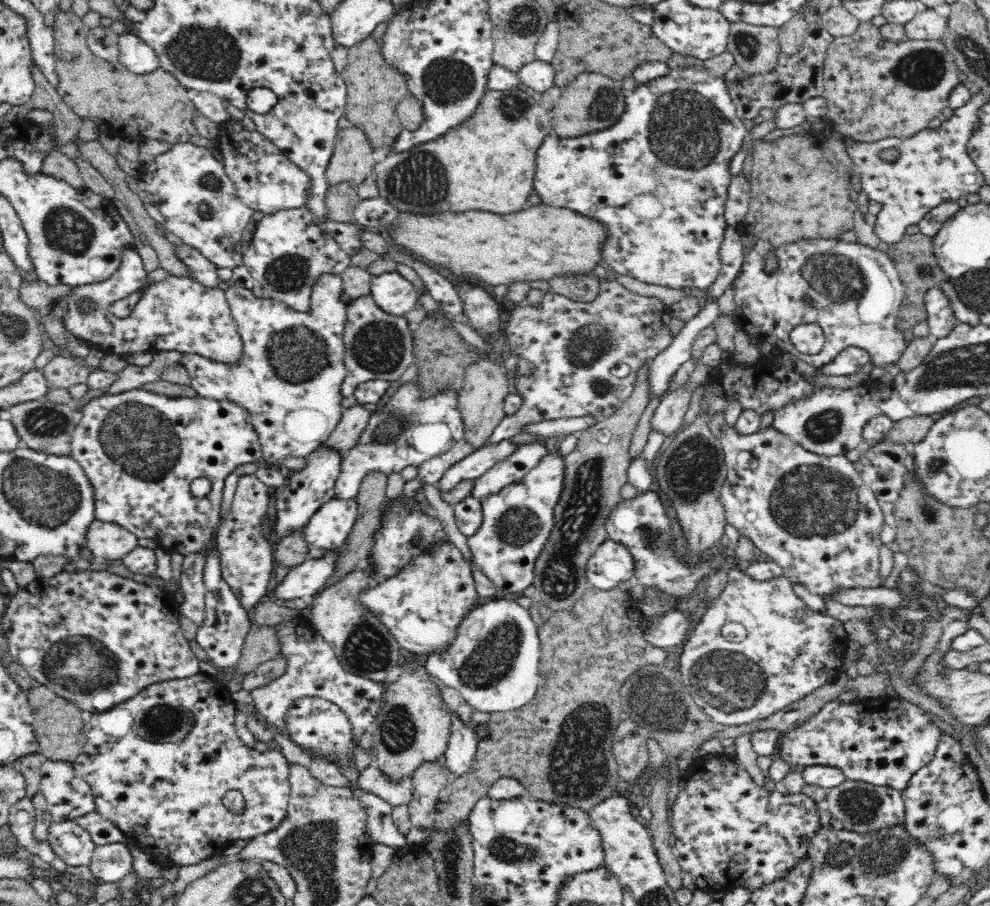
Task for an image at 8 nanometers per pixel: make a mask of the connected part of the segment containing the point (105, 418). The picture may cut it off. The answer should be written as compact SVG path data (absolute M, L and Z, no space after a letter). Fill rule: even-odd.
M135 388L92 398L88 404L80 407L80 412L81 418L72 435L70 452L94 487L95 519L116 523L132 532L138 539L155 540L171 555L206 555L203 570L203 582L207 591L204 601L206 618L202 626L198 626L194 643L197 651L202 651L210 658L217 669L234 669L241 658L246 636L254 622L250 612L244 609L242 602L222 577L215 536L221 522L220 504L224 479L237 466L263 458L258 433L248 421L246 409L226 399L207 399L200 395L192 398L169 397ZM194 478L207 478L211 482L211 491L205 497L192 495L190 484L194 482Z

